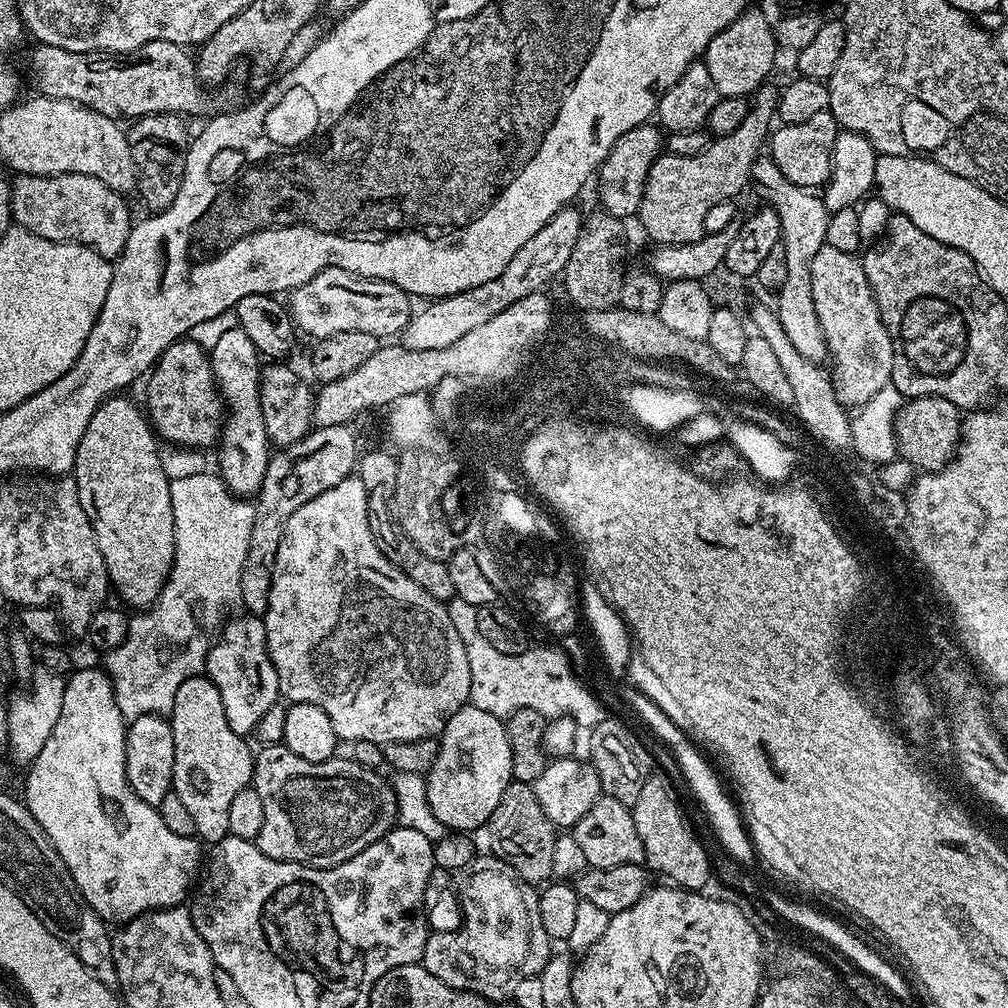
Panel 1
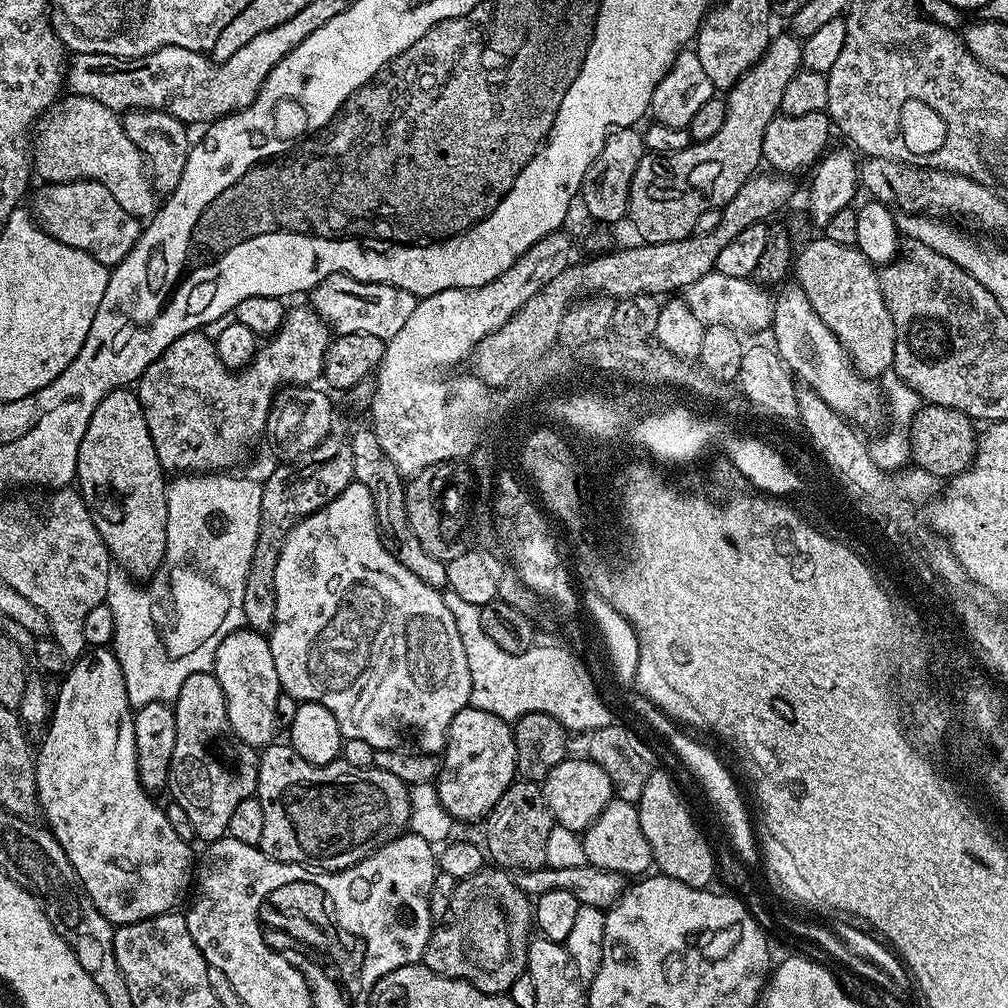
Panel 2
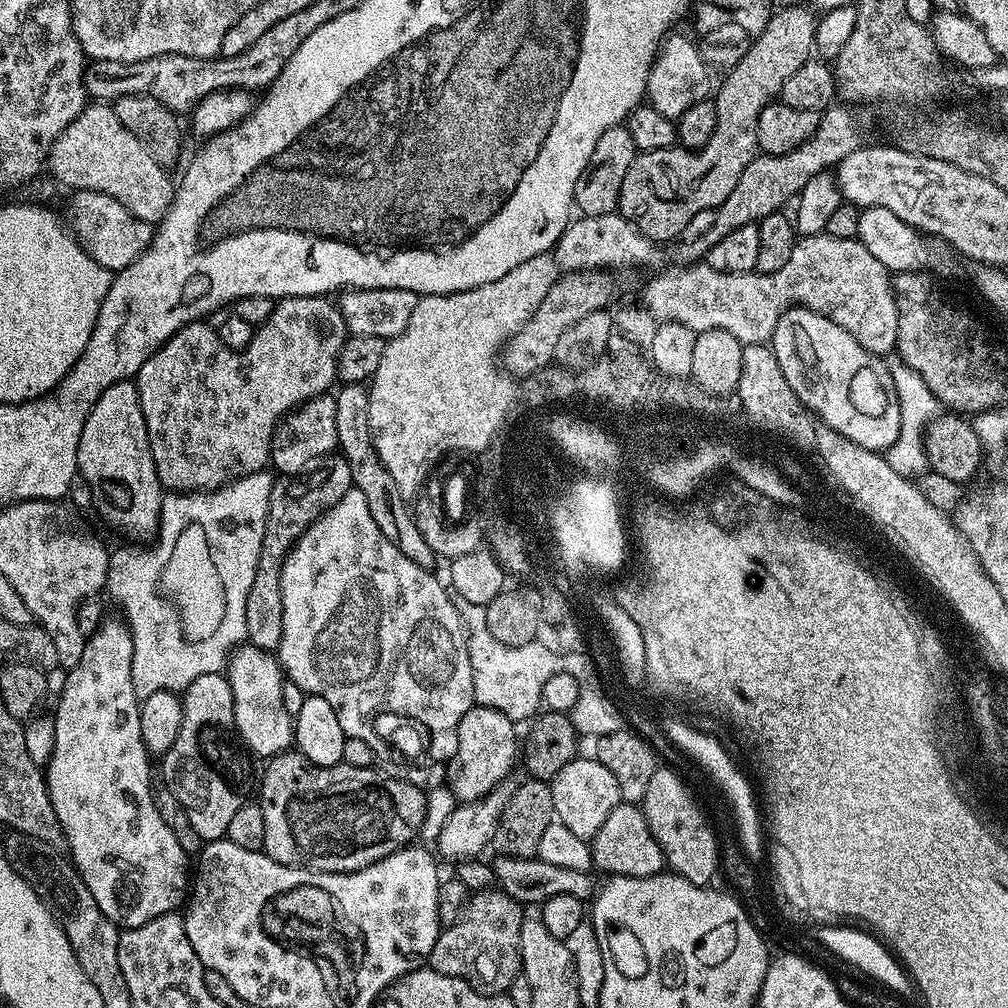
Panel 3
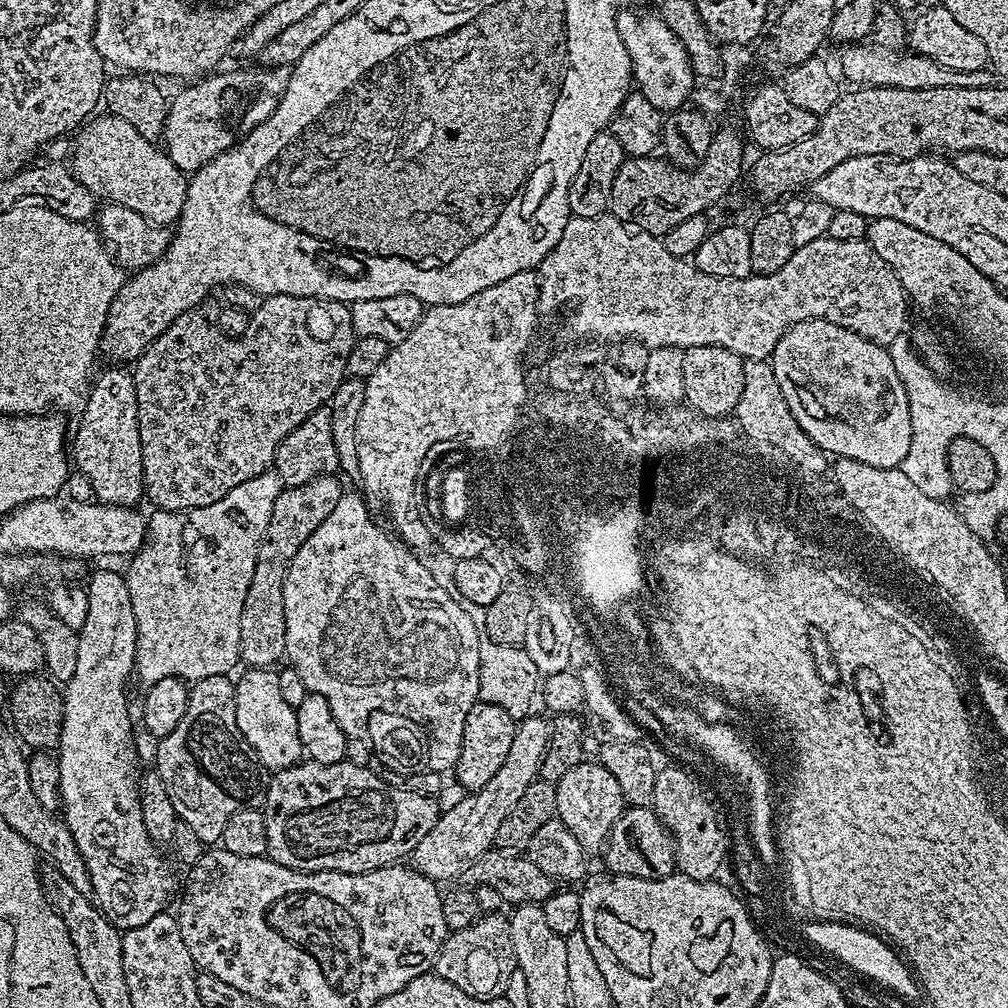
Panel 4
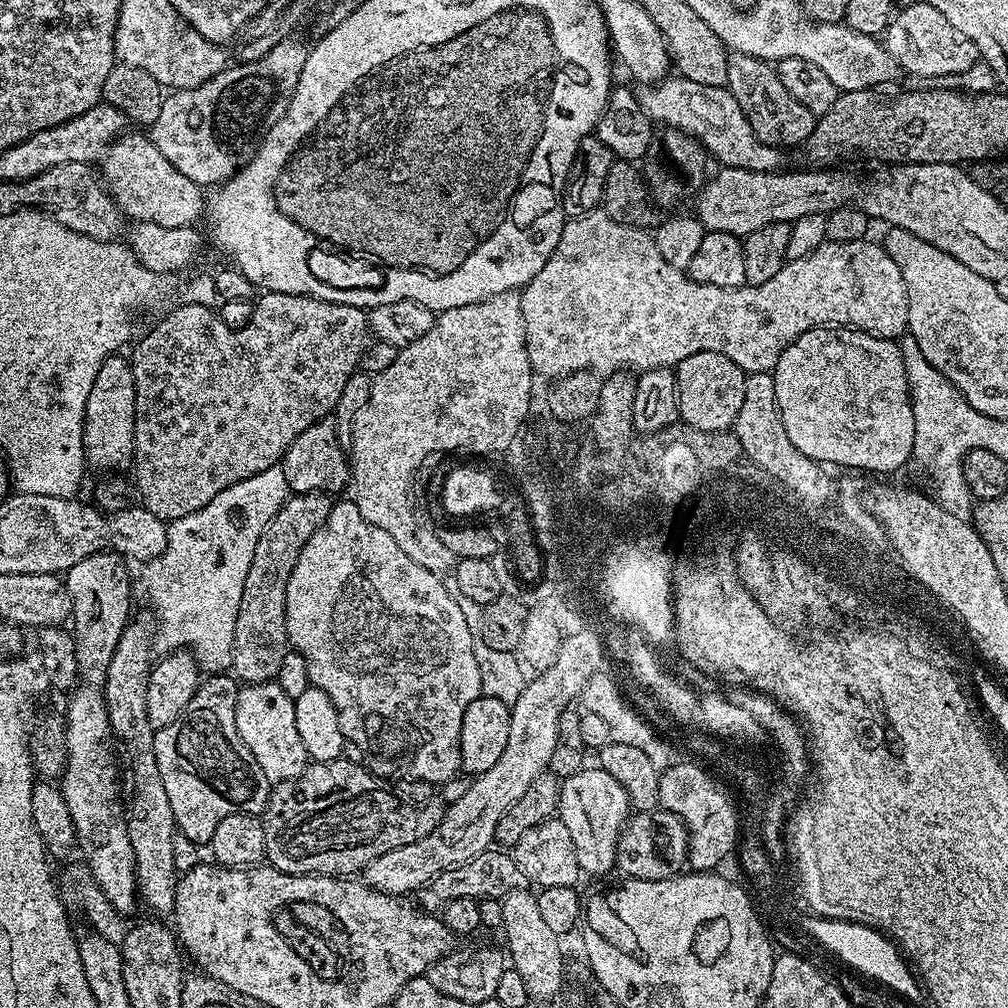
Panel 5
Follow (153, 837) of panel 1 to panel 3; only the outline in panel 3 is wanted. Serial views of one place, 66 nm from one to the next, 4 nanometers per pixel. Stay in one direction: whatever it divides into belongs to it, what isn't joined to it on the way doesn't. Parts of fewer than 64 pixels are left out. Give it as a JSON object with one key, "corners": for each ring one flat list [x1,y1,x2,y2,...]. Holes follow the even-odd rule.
{"corners":[[105,618,101,620,99,628,87,637,82,658,73,668,67,669,64,689,60,692,60,701,54,709,54,754,46,766,46,779,50,802,54,806,54,814,58,814,60,829,64,831,64,844,68,848,67,855,74,865,76,872,86,882,86,890,94,894,94,902,98,902,98,910,110,918,110,922,121,929,137,928,154,918,167,912,177,911,185,903,190,892,190,853,178,846,178,838,174,838,171,823,160,813,156,800,152,797,152,768,148,765,150,753,142,742,142,722,140,721,140,700,134,690,132,681,132,635,128,633,128,626,123,619]]}

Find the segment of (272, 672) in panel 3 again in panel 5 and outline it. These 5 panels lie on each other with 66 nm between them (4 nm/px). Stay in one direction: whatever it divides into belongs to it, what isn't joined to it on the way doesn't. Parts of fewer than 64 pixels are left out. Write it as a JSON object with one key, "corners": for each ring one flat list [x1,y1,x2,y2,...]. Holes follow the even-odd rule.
{"corners":[[279,683,248,684,241,687,236,703,236,721,242,742,250,746,250,754,258,758,258,766,262,766,270,782,296,780,307,772,310,757,296,725,296,701,280,689]]}

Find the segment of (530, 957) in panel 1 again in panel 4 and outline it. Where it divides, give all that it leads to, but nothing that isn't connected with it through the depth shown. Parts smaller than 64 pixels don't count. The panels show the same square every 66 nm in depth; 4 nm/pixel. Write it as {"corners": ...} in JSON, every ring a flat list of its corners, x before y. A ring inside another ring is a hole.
{"corners":[[481,915,466,930,449,932,434,965,436,975,454,982,458,990,483,1000,499,997,505,990,510,974,517,970,514,942,510,938,509,917]]}

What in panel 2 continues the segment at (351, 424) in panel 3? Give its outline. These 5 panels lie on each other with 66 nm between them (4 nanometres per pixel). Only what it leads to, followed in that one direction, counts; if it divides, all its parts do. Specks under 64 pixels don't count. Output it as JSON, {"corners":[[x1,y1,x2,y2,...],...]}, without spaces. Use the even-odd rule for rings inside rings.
{"corners":[[364,426,350,436,350,447,352,449,352,461,354,462,354,480,357,484,365,484,372,491,374,498,374,510,378,517,378,527,384,545,410,570,410,574,415,574,426,582,426,586,447,589,448,579,445,561,439,560,435,556,428,554,425,547,418,542,417,535,411,530,410,522,407,520,407,506,404,502,404,492,406,480,400,475,400,471,386,458,386,450,378,446,378,438,371,427]]}

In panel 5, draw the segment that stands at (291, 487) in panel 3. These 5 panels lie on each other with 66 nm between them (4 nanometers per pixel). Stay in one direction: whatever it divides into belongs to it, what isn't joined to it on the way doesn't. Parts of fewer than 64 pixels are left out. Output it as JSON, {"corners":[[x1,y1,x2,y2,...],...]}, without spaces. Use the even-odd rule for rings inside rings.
{"corners":[[298,492,289,495,288,501,280,507,278,514,269,524,264,539,260,541,259,550,254,554,254,562,250,566,250,574,246,580,246,590,240,607,240,621,236,624,234,668,235,671,240,671,241,681,248,684,267,684,279,677,282,662,290,651,286,622,286,588,306,542,310,542,310,538,314,538,316,531,324,525,333,503,333,497,322,492]]}

